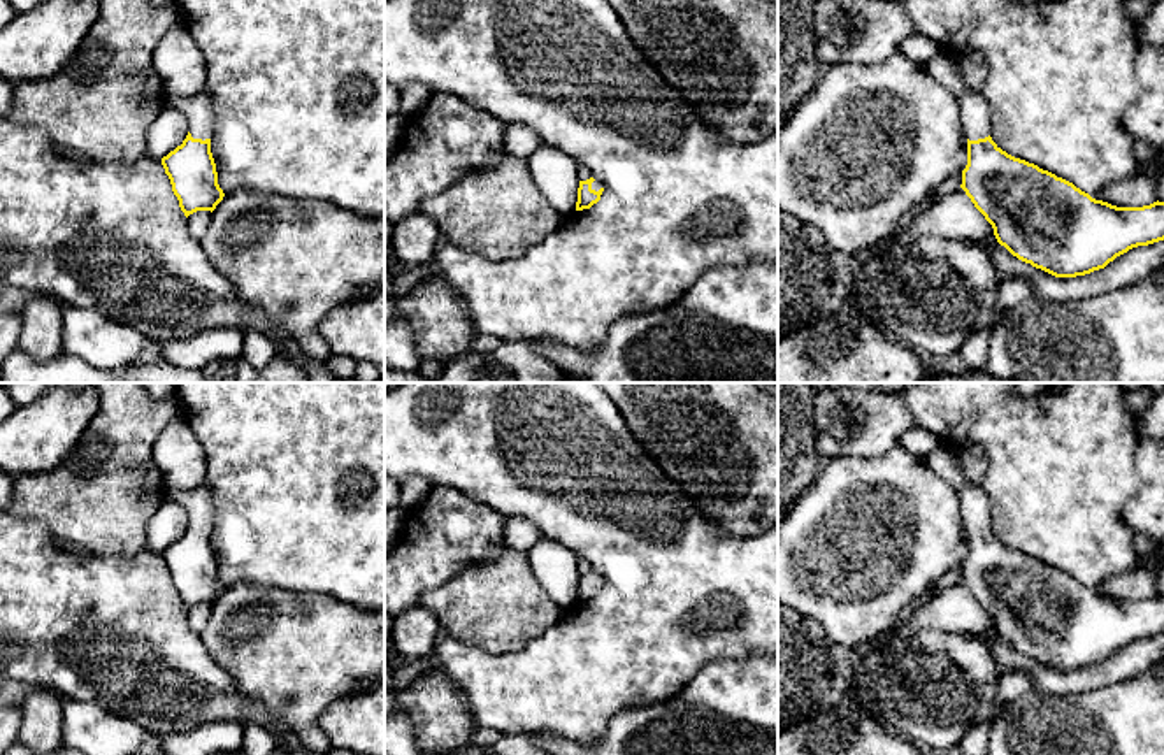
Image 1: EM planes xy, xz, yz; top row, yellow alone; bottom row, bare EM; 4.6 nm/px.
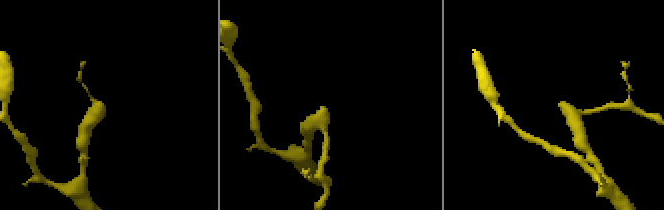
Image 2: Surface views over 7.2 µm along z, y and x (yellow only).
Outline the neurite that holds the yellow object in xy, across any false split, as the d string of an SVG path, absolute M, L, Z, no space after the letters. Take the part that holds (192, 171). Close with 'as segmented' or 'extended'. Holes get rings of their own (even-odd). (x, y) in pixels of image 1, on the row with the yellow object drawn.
M200 91L167 104L181 111L190 125L183 144L162 158L172 191L186 218L197 211L212 212L225 197L218 184L216 163L211 153L214 98L211 93Z; extended

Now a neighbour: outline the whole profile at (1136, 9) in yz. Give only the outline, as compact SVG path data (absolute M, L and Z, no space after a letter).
M1125 0L1124 12L1136 25L1141 18L1148 14L1155 0Z

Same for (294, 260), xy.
M226 193L200 244L234 293L276 327L267 335L277 349L284 337L307 360L327 363L332 356L320 332L328 311L384 284L384 216L362 216L327 200Z

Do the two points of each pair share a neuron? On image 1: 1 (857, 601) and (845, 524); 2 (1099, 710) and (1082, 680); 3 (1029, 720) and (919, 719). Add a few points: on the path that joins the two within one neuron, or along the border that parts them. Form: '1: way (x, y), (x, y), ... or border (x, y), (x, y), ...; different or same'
1: way (854, 582), (854, 543); same
2: border (1128, 680), (1085, 690), (1047, 694); different
3: border (1003, 706), (991, 724); different

